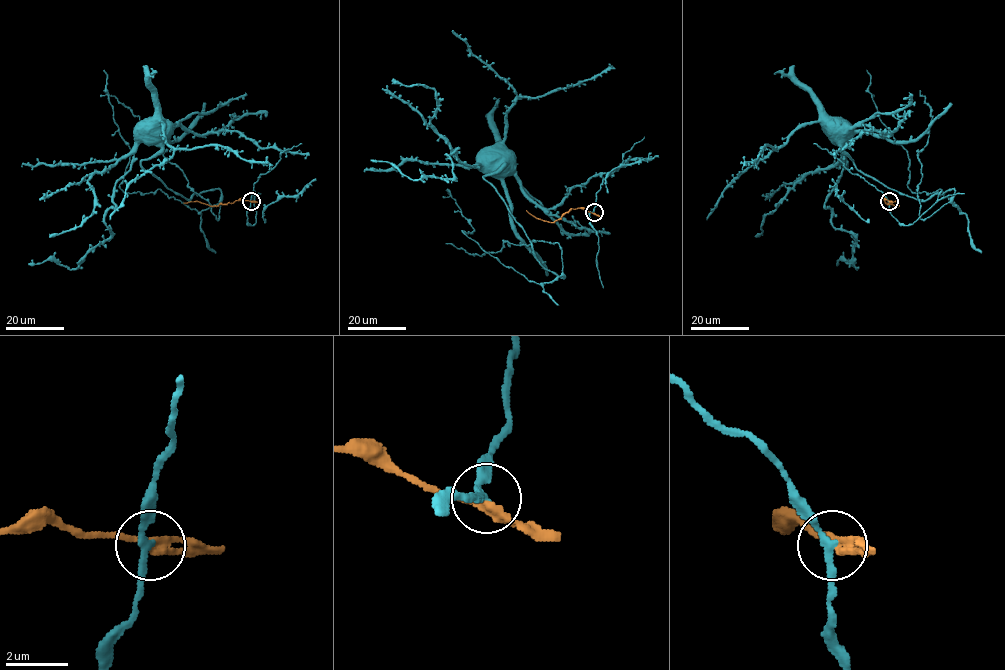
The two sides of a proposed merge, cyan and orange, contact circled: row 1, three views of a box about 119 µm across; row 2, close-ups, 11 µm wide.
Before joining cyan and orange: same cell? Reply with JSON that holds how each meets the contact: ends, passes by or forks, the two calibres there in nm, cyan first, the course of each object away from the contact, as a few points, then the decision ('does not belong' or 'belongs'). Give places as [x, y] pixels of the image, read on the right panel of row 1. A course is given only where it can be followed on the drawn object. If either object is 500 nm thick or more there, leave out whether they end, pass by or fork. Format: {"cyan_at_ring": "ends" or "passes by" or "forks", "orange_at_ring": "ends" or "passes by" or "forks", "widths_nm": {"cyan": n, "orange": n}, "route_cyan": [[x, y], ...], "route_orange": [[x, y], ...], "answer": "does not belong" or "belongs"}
{"cyan_at_ring": "passes by", "orange_at_ring": "passes by", "widths_nm": {"cyan": 200, "orange": 260}, "route_cyan": [[889, 202], [828, 151], [849, 148], [862, 131], [885, 133], [867, 126], [850, 127], [839, 117], [832, 118]], "route_orange": [[889, 202], [884, 200], [885, 203], [898, 205], [895, 201], [886, 202]], "answer": "does not belong"}

